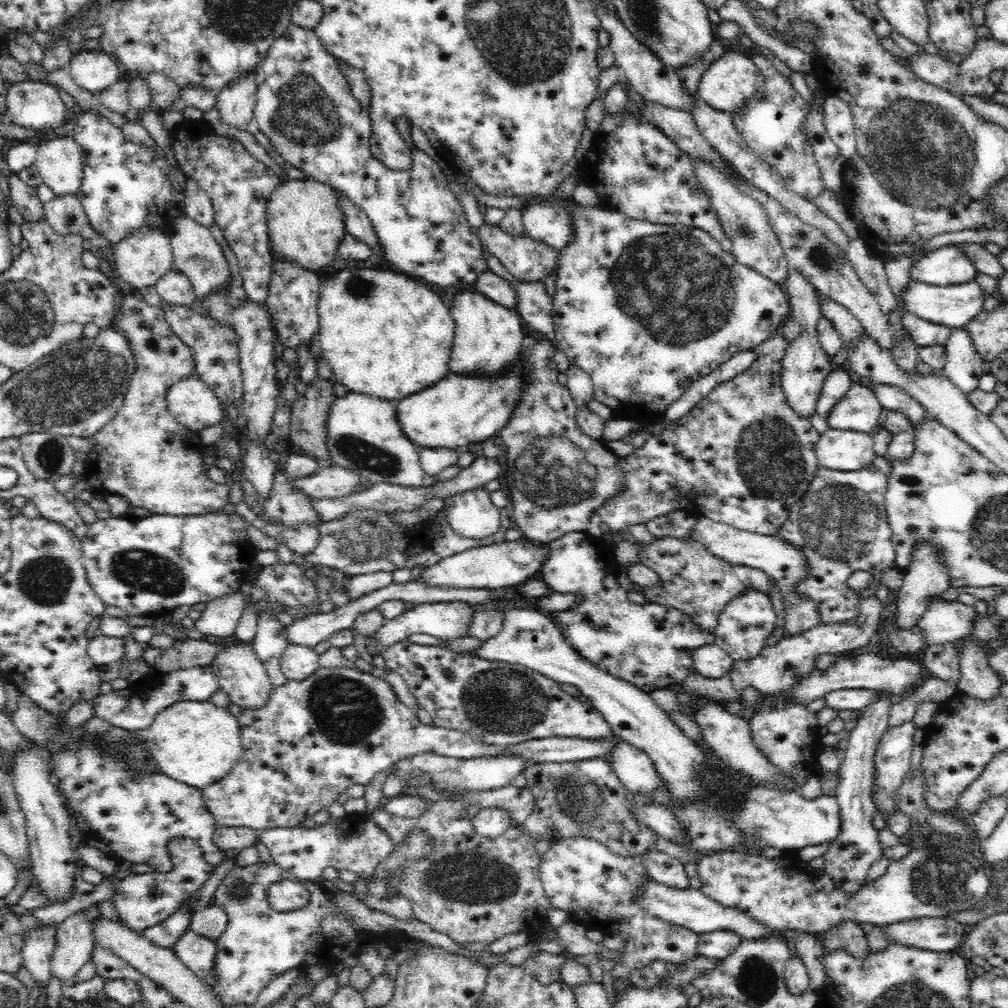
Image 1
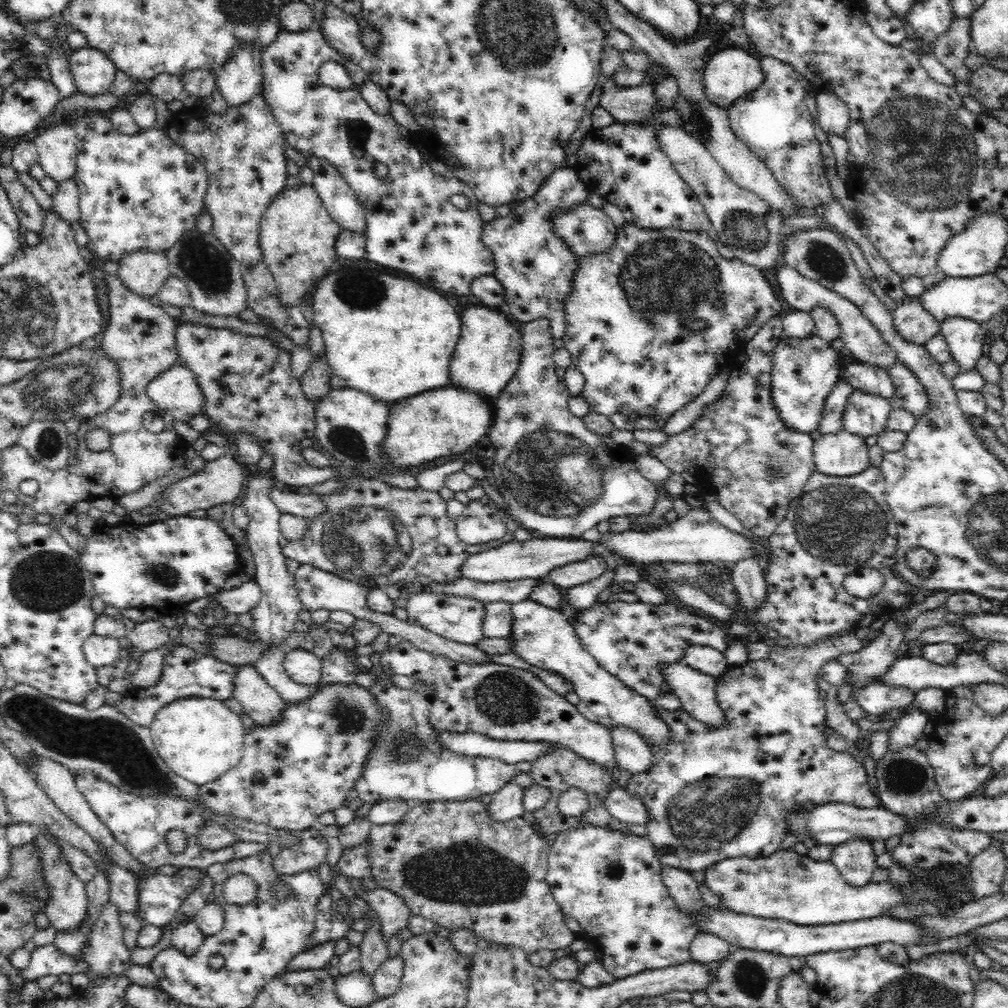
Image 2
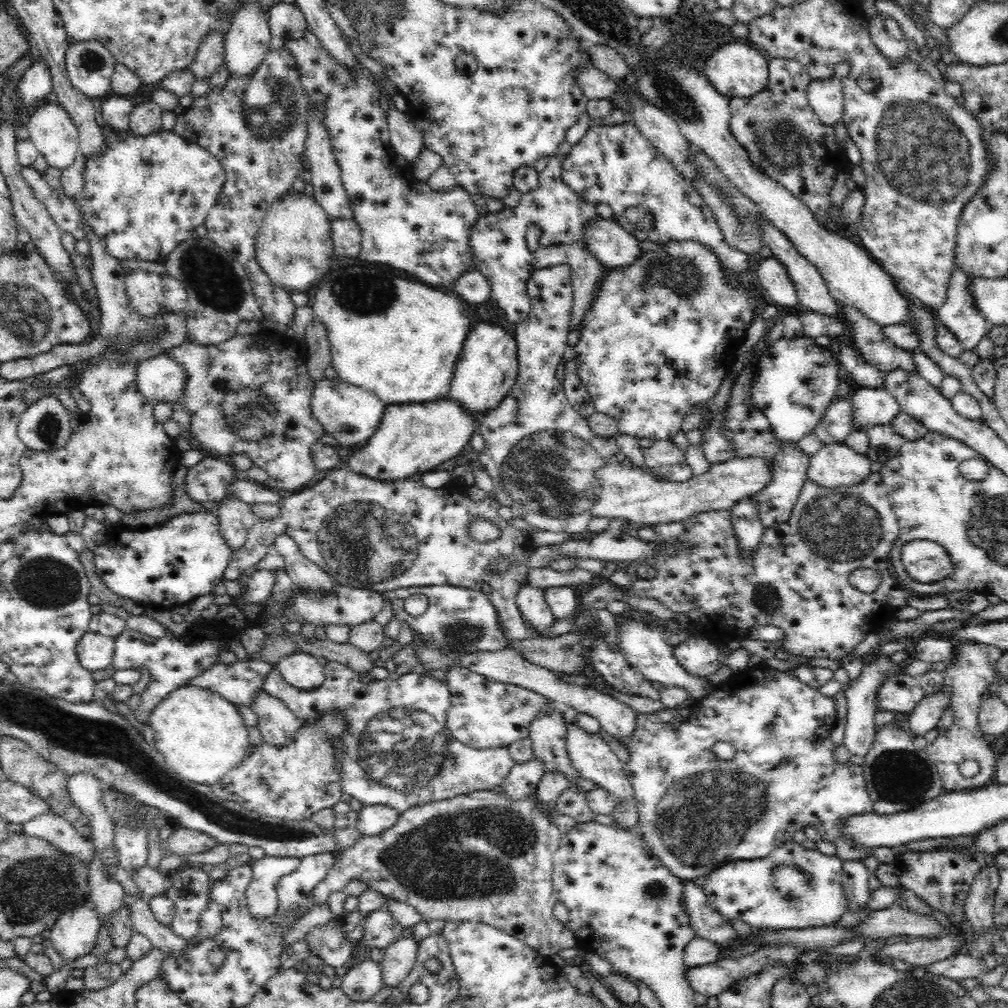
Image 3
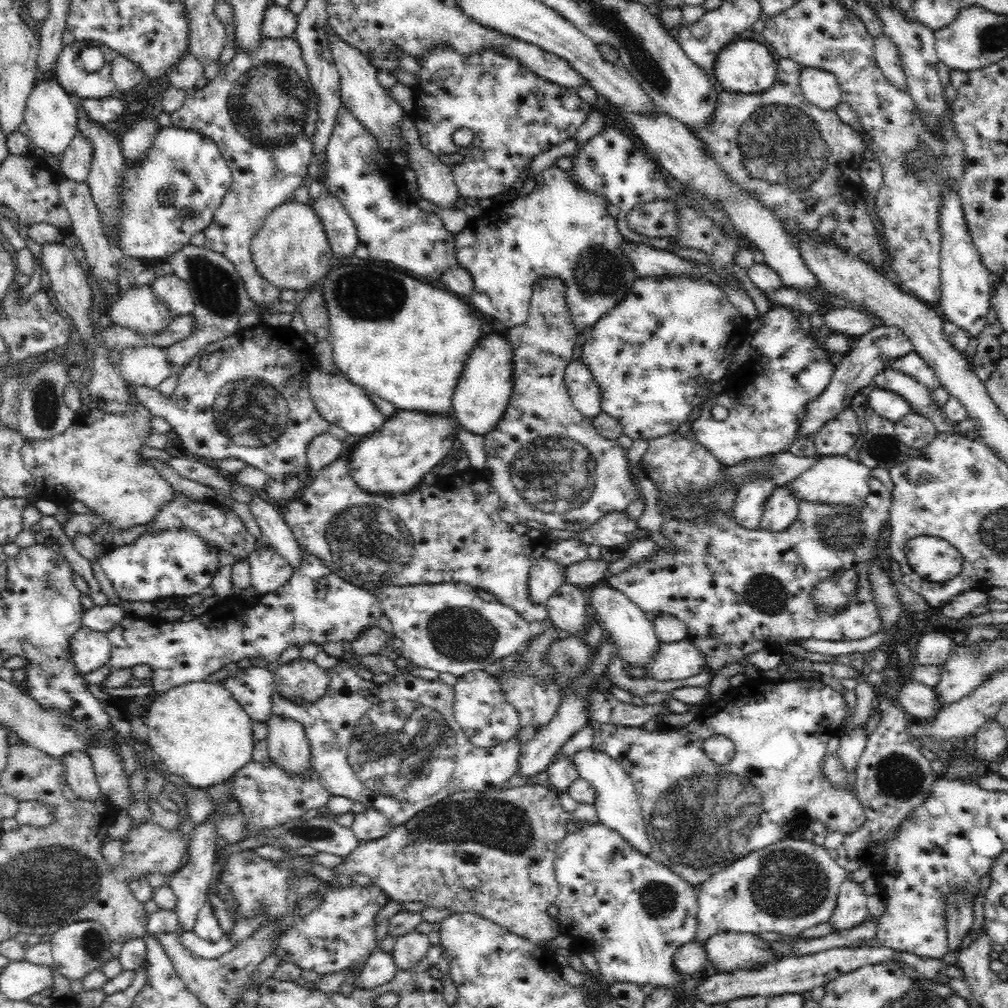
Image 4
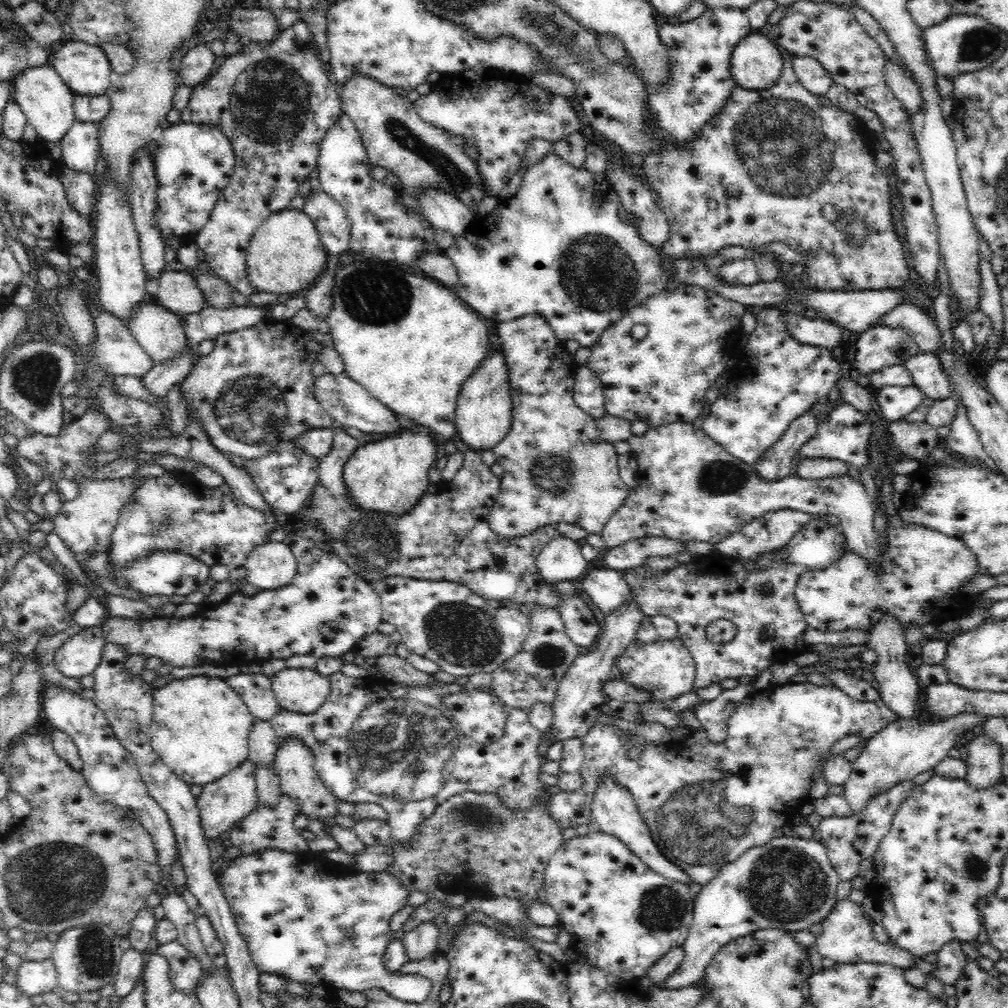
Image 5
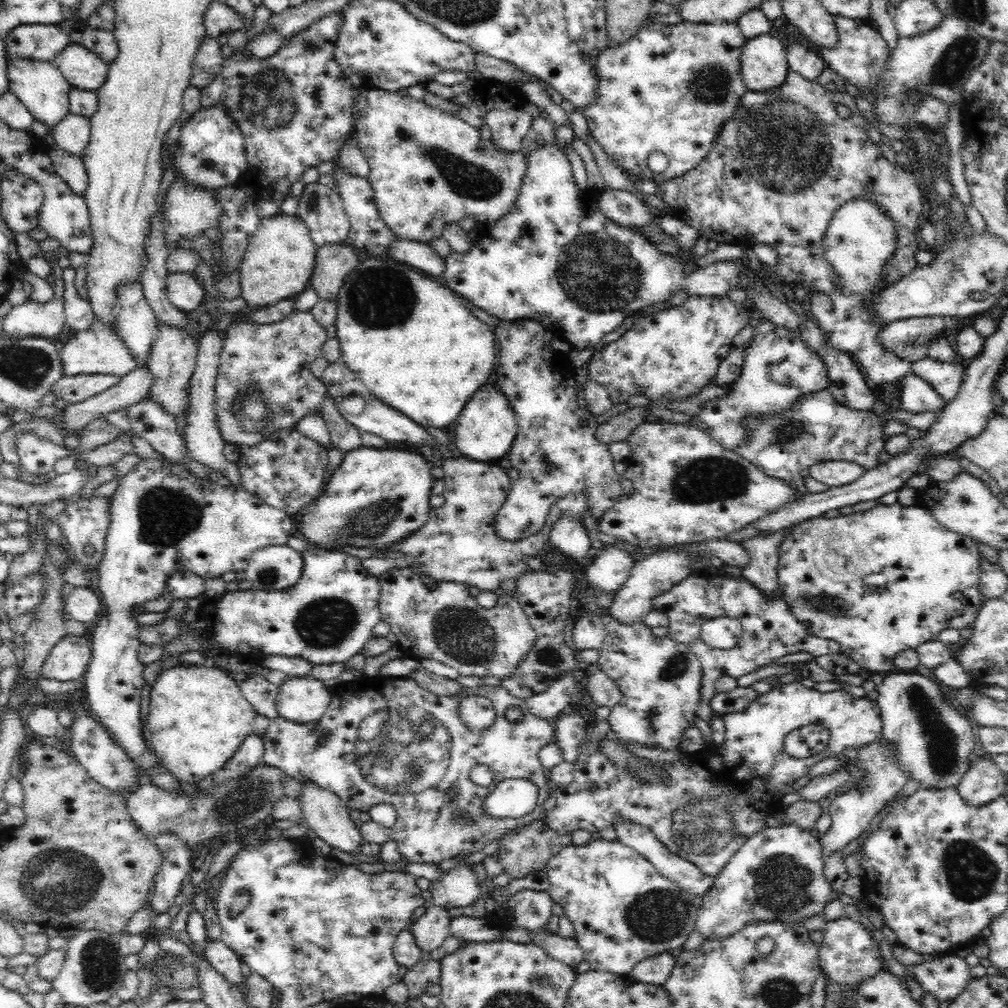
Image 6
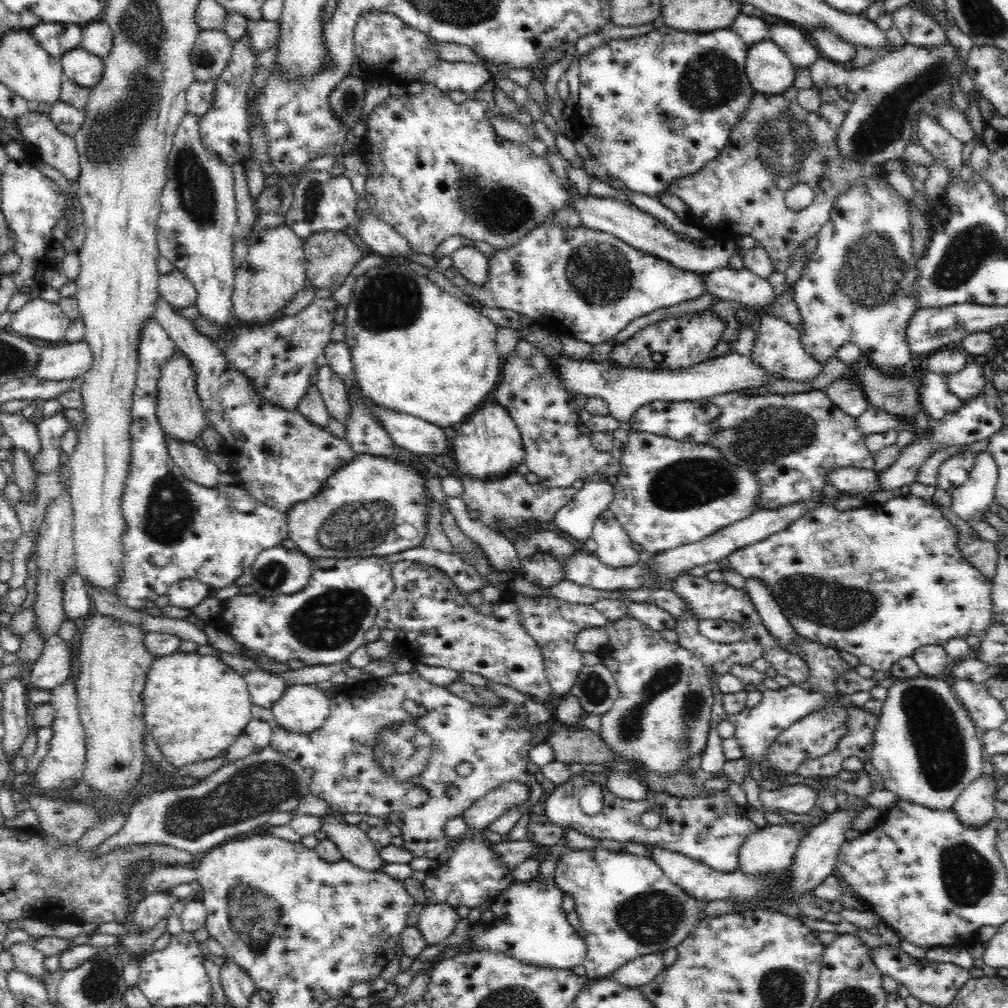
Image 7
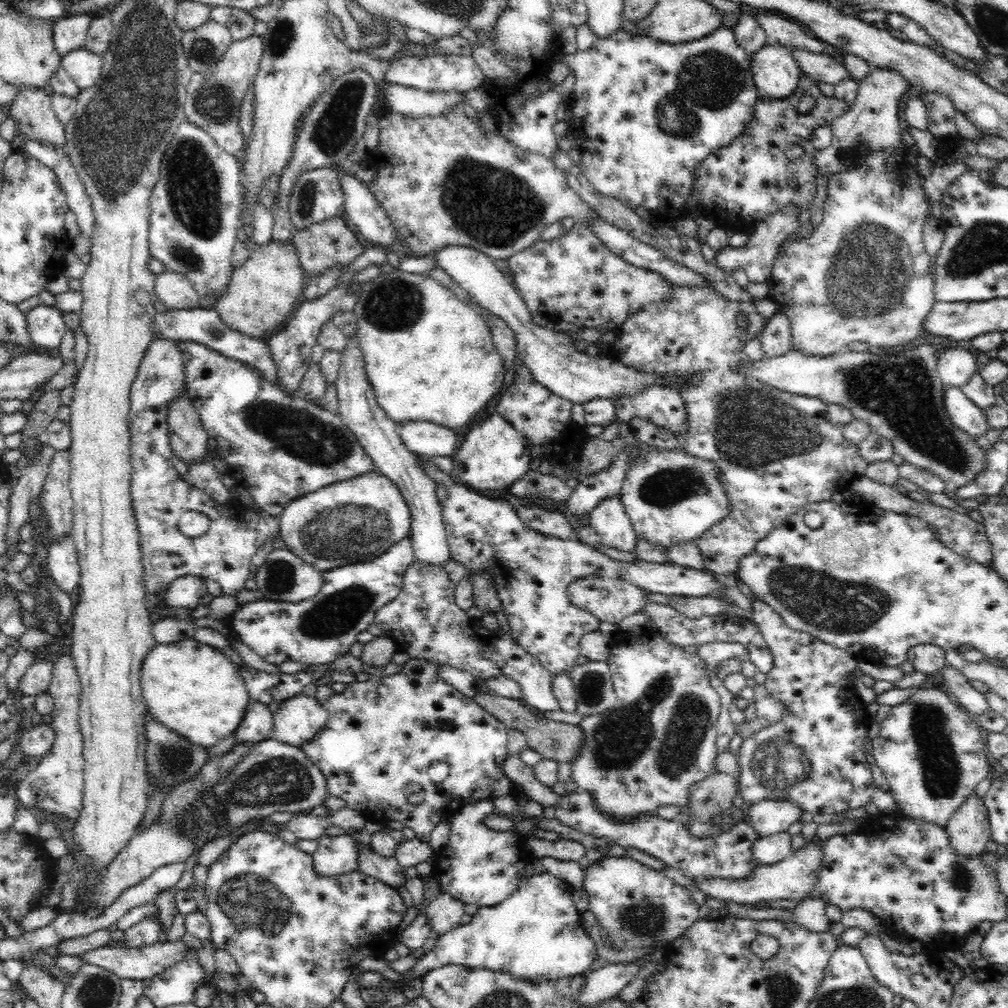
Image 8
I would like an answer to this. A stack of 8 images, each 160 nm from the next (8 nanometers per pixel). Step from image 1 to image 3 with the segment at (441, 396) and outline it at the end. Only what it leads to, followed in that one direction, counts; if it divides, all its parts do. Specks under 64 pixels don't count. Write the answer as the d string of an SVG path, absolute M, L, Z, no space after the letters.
M446 396L446 398L438 398L432 400L432 402L412 402L407 405L387 405L385 408L382 420L380 421L380 426L376 429L376 432L365 442L364 446L358 447L355 452L352 452L348 458L345 459L344 465L354 473L367 475L369 478L376 478L377 480L404 480L405 478L410 478L412 474L416 472L423 474L428 471L432 471L438 466L462 452L464 446L471 442L472 435L478 432L478 420L479 417L468 412L456 399Z

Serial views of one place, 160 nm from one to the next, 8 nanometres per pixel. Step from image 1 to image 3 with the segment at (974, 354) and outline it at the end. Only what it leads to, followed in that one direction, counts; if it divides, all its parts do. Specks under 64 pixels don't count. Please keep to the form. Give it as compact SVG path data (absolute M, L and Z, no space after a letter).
M955 268L949 282L946 302L933 312L938 317L938 322L952 332L958 344L962 345L962 352L975 350L980 340L990 331L987 321L974 307L972 297L966 291L968 280L970 276Z

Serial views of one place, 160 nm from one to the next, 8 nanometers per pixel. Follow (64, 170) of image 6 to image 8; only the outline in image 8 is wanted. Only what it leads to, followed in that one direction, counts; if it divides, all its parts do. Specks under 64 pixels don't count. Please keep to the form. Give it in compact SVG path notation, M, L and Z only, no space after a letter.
M26 87L17 89L16 100L6 111L12 118L17 133L28 137L30 140L44 143L44 145L52 145L54 149L62 149L65 152L67 146L65 141L65 125L56 117L51 107L51 97L47 93L44 93L44 90L28 89Z

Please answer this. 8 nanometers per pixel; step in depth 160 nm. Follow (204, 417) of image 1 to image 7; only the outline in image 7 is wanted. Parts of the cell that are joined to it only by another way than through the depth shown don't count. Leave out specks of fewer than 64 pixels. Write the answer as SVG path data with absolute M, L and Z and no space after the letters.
M84 339L57 347L45 346L35 368L35 377L42 380L80 378L92 366L93 358L93 352Z

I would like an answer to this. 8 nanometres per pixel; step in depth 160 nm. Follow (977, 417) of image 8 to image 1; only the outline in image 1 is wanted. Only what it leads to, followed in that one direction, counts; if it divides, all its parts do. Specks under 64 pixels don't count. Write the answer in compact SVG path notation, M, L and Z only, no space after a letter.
M856 380L832 410L828 410L826 421L830 429L868 433L877 427L880 412L882 405L874 391Z

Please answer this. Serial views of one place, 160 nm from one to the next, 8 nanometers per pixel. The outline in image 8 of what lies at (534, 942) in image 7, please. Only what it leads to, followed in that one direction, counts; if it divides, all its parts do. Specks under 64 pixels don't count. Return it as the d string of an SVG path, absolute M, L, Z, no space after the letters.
M546 871L530 878L524 876L516 890L500 904L480 907L469 923L457 926L440 936L436 945L414 967L402 974L401 979L395 983L396 990L403 992L414 978L420 978L429 970L448 964L459 964L469 969L500 970L528 980L538 978L552 981L568 975L586 974L586 969L598 958L596 944L584 932L580 923L581 912L572 901L572 891L575 890L567 882Z

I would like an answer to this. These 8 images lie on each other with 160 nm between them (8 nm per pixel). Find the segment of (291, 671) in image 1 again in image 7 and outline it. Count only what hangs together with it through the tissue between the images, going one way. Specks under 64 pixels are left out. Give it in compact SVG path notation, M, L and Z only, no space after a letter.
M316 685L287 686L284 695L274 704L271 712L281 728L290 733L309 734L324 725L331 714L331 706L331 698L328 698L327 692Z

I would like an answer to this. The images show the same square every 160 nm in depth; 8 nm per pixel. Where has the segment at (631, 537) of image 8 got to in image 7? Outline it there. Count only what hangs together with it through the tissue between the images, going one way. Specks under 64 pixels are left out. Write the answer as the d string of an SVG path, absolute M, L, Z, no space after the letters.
M609 508L596 519L591 538L598 545L594 552L598 561L606 567L623 569L640 562L638 552L632 549L628 534L614 520Z

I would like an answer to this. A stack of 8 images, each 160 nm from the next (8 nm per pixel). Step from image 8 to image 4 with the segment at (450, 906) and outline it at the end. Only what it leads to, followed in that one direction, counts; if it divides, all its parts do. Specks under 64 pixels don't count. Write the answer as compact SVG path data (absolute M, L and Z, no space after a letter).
M416 930L396 939L392 953L390 953L396 965L396 972L414 968L418 961L424 958L430 946L427 936Z

